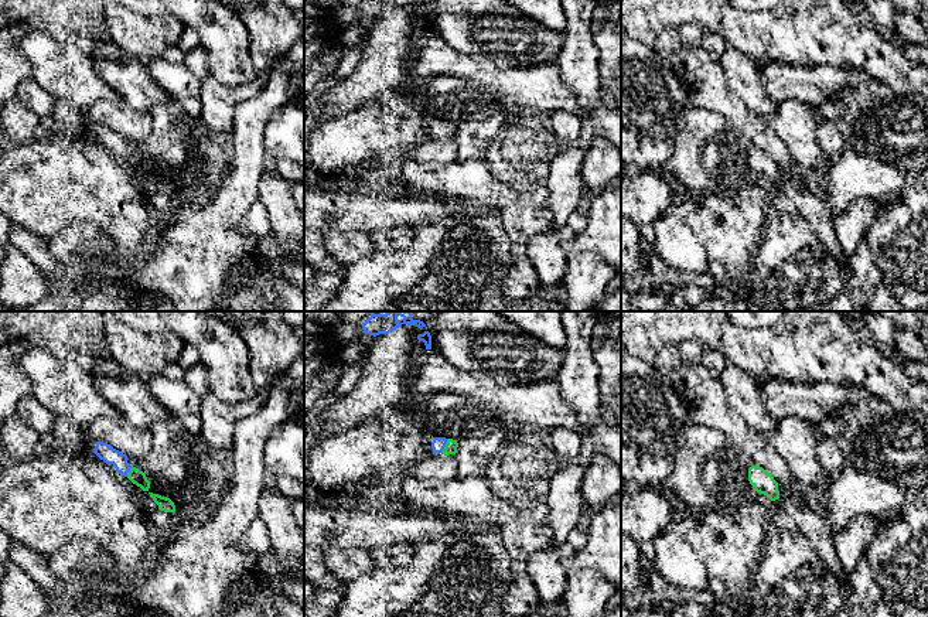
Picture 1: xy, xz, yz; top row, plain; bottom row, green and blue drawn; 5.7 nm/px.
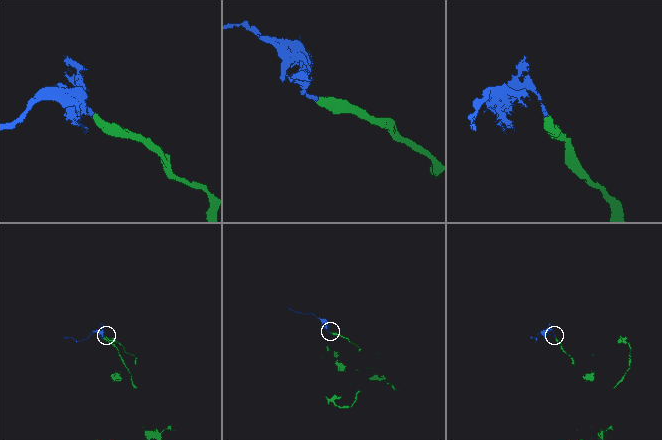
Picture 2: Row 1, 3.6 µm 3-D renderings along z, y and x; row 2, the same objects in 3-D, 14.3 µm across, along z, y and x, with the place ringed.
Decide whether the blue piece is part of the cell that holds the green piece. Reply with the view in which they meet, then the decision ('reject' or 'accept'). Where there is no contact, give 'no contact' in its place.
contact in xz; accept

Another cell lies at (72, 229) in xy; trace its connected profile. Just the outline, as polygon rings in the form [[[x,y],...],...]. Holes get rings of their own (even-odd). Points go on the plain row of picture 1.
[[[79,214],[78,219],[68,226],[62,228],[61,231],[47,235],[47,239],[57,239],[57,238],[78,238],[79,236],[79,228],[83,224],[83,215]]]

